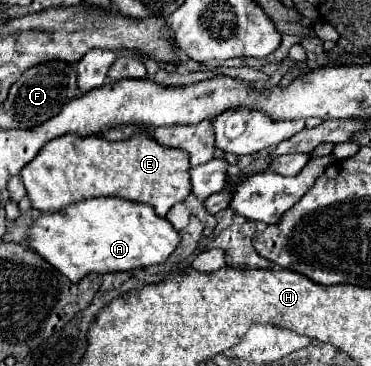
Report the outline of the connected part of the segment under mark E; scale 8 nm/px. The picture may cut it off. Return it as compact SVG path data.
M145 134L123 142L109 142L97 136L61 136L41 148L21 170L21 178L31 206L41 212L61 212L69 204L95 196L119 196L151 204L159 216L165 216L173 204L183 202L191 194L187 172L187 152L163 148L155 138Z

